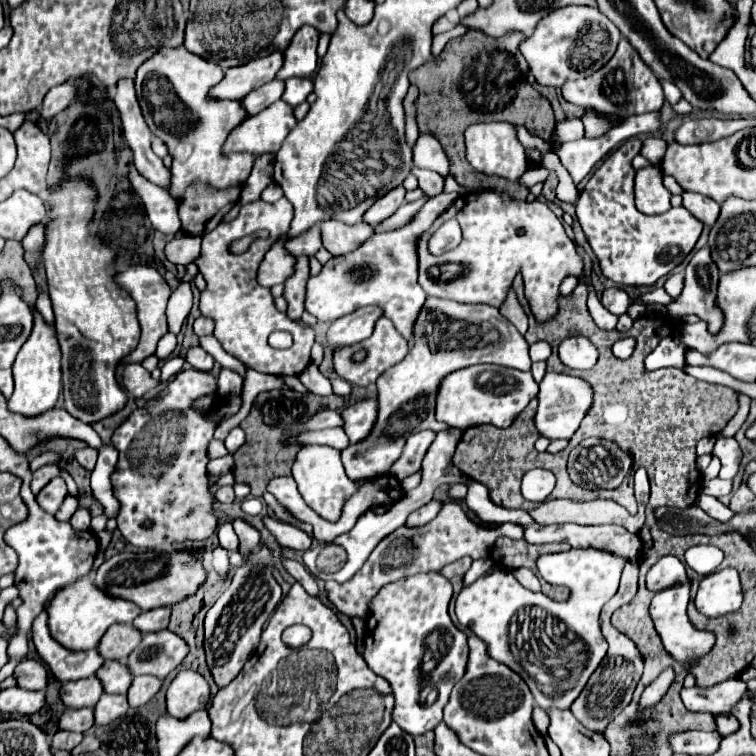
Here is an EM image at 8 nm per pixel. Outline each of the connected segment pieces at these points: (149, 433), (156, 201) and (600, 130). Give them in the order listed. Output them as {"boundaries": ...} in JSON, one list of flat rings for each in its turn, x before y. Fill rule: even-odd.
{"boundaries":[[[181,370,171,380,171,384,157,394,157,398,147,402,145,408,135,410,127,418,127,422,123,422,113,434,113,446,119,450,119,464,111,476,113,494,121,502,117,528,121,530,123,538,137,548,163,550,171,542,205,540,217,528,217,518,213,516,215,498,209,496,209,482,205,470,209,462,205,450,207,442,213,438,215,424,209,422,207,418,203,420,175,418,175,416,203,416,191,410,191,402,199,396,211,392,215,394,215,386,217,380,211,374,189,374,189,370]],[[129,164,129,182,135,188,137,196,143,200,151,224,157,230,173,236,175,232,181,230,181,220,177,216,175,200,169,196,165,188,157,188,149,180,143,180,143,176,139,176,139,172,133,166,135,164]],[[585,108,581,120,583,120,583,126,585,126,585,138,599,138,599,136,607,134,609,128,613,126,611,120,593,112,593,108]]]}

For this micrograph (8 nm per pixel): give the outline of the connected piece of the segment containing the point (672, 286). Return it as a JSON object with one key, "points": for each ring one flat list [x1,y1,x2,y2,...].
{"points":[[682,273,671,274,665,282,665,290,669,296,677,296,684,286,684,275]]}

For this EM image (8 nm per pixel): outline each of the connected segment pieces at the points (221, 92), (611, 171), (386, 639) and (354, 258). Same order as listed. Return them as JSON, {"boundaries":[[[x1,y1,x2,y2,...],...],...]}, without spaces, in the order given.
{"boundaries":[[[273,52,265,58,257,58,243,66,229,68,225,70,223,80,215,84,215,88,211,88,211,98,213,100,241,100,251,90,273,80,281,64,283,64,283,54]],[[629,138,615,148,595,174,585,184,577,200,579,224,601,264,605,278,615,284,651,286,661,276,669,274,681,260,693,250,703,224,693,218,683,206,671,208,665,214,647,216,635,208,633,202,633,178,635,168,631,160,641,152,641,140]],[[423,572,383,586,369,604,369,618,365,622,365,652,363,660,377,674,383,676,393,690,395,708,391,712,393,722,397,722,405,732,417,736,433,730,443,720,443,706,449,700,449,692,455,682,463,676,467,664,467,636,455,628,449,618,451,582,439,572]],[[457,192,433,196,425,202,425,206,417,212,417,216,407,226,385,234,373,234,355,252,333,256,327,264,323,264,319,276,309,276,305,310,321,322,333,322,361,306,379,306,383,308,383,316,387,316,395,324,395,328,407,340,411,340,413,324,427,298,427,294,417,282,419,258,417,258,415,244,419,236,431,228,435,218,455,202,457,196,459,196]]]}

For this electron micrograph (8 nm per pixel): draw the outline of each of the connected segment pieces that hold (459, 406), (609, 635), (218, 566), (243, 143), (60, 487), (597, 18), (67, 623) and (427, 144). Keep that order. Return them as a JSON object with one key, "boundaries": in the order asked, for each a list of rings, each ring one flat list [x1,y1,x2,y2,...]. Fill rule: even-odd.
{"boundaries":[[[477,364,471,368,461,368,459,372,451,372,451,376,445,376,443,384,439,384,439,392,435,398,435,418,439,422,449,424,451,428,463,428,463,430,477,424,493,424,497,428,507,428,515,420,515,416,531,402,531,398,537,396,537,390,539,388,531,372,519,372,495,364]],[[601,620,601,632,605,636,605,640,609,642,609,650,605,660,601,662,601,666,591,674,589,682,585,684,583,692,579,694,579,698,575,700,575,704,571,704,571,712,573,716,591,732,599,732,603,734,607,724,615,718,617,712,621,712,633,696,633,690,641,678,643,672,643,660,639,650,635,648,635,644,623,636,621,632,617,632,611,624,607,624,607,620]],[[218,545,213,551,213,566,219,574,226,576,230,570,228,552]],[[277,100,263,112,249,116,247,120,243,120,243,124,233,128,233,132,227,136,223,144,223,154,225,156,233,152,251,152,253,156,275,154,295,124,297,120,293,118,293,108,283,100]],[[55,476,51,480,51,484,47,484,39,494,37,494,37,502,43,510,47,510,49,514,55,514,61,506,61,502,67,496,67,486,65,480,61,476]],[[563,6,539,20,535,32,519,48,539,84,561,88,567,80,585,78,605,66,615,54,619,38,619,28,599,8]],[[79,580,63,590,59,590,49,602,45,602,45,612,49,616,49,632,71,650,91,650,97,648,101,636,107,632,111,624,129,624,133,618,141,614,141,610,125,600,115,600,101,592,91,580]],[[421,134,413,146,413,162,417,168,433,170,441,176,449,176,449,160,441,144,431,134]]]}

